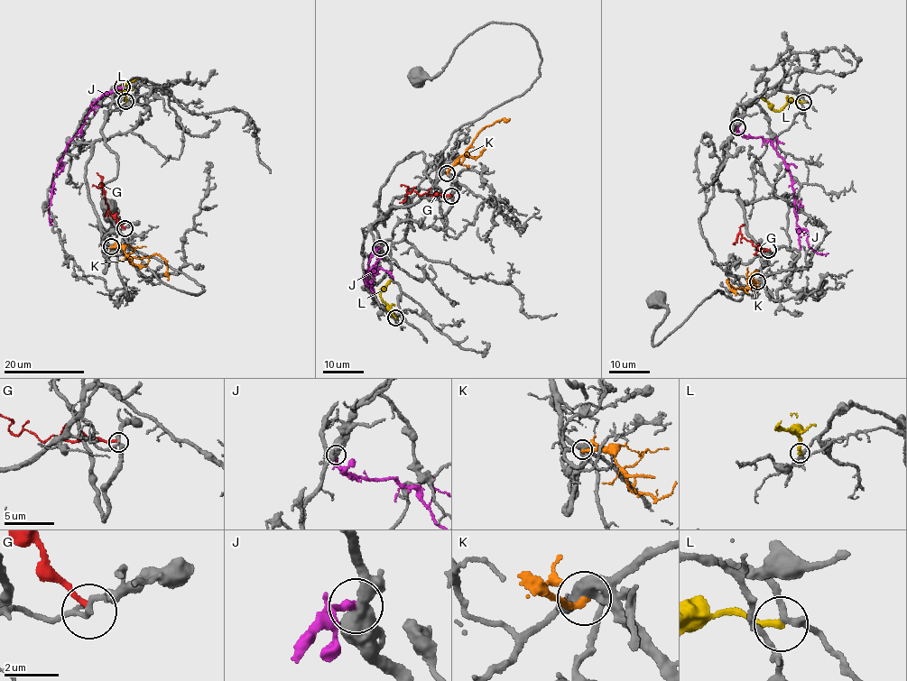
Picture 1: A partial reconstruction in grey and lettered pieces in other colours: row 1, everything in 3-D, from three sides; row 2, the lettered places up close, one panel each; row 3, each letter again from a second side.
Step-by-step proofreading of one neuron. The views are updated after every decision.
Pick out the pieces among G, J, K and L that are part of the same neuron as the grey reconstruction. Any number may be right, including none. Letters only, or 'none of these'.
none of these

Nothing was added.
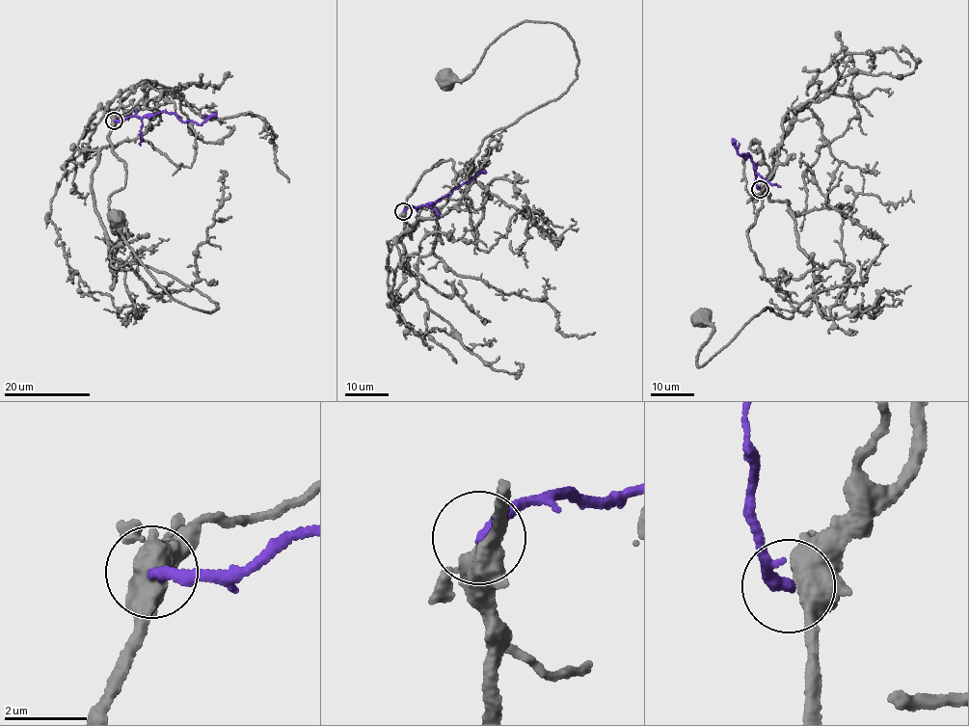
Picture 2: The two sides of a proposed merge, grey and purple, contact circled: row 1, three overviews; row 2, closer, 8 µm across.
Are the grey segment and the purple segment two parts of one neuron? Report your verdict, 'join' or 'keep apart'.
keep apart

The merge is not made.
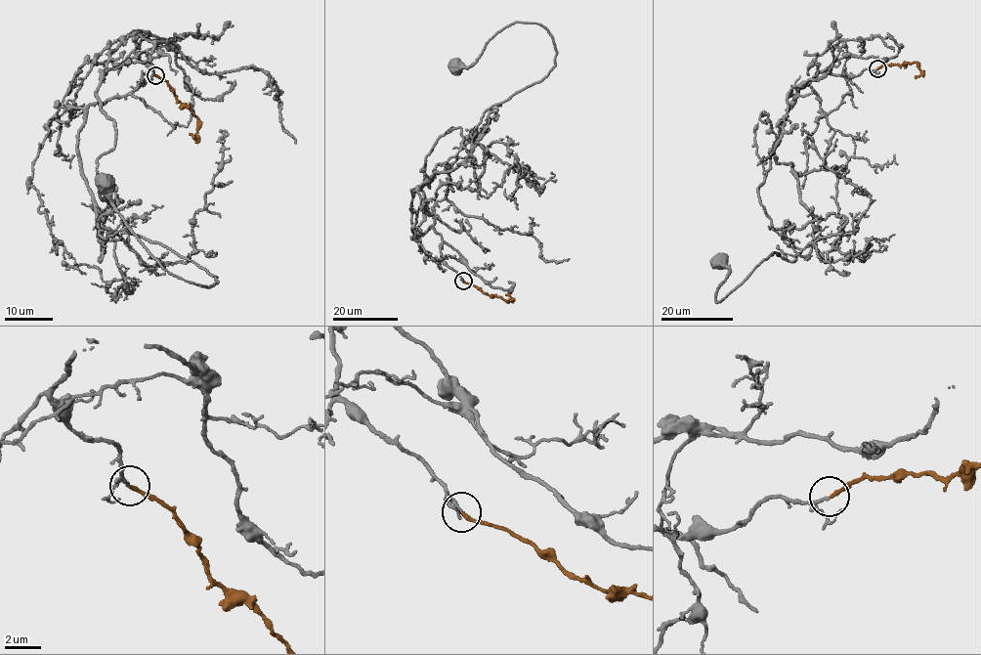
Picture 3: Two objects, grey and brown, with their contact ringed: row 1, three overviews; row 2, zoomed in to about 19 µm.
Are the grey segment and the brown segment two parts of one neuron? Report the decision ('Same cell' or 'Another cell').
Same cell

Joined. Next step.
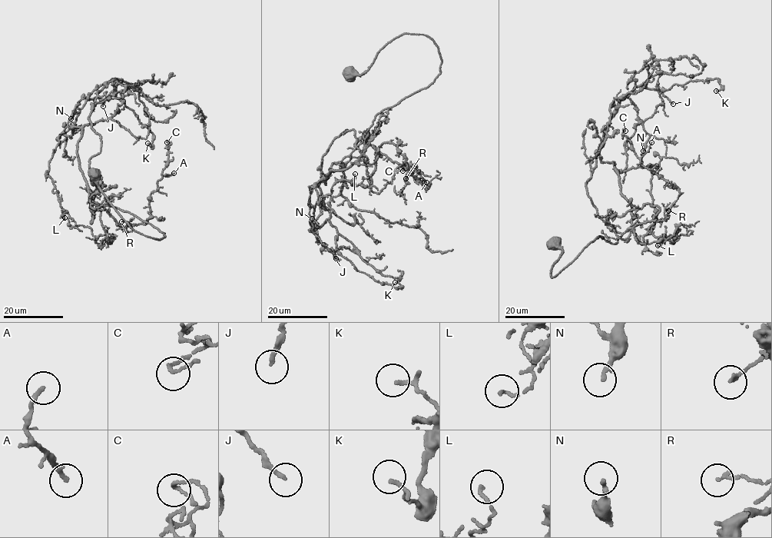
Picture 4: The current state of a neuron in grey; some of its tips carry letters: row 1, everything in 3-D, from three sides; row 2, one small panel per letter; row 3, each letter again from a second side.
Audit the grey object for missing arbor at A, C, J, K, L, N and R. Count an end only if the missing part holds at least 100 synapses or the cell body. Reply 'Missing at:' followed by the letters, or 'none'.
Missing at: none

